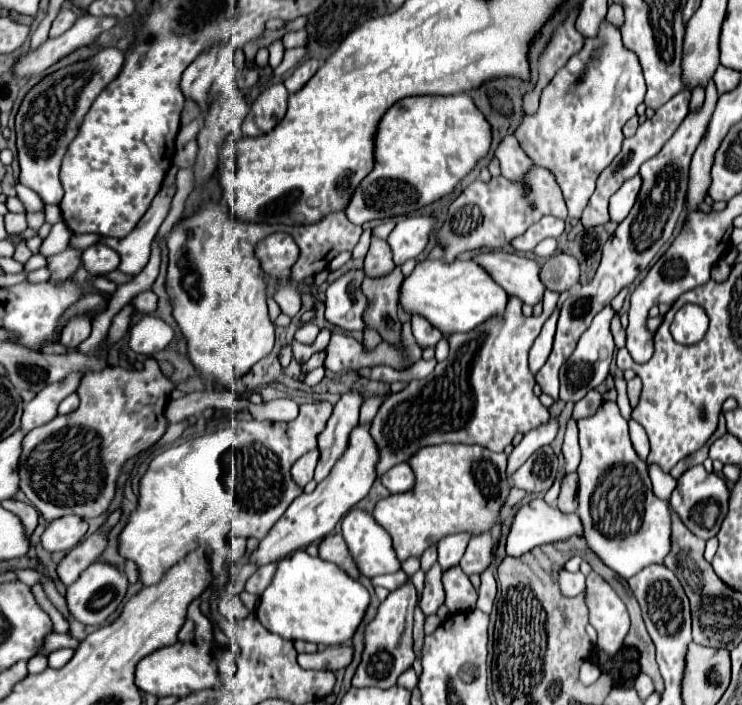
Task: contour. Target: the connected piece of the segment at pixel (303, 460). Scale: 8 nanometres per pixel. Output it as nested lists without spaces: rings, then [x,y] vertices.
[[[310,451],[308,455],[302,455],[294,465],[292,465],[292,479],[298,487],[304,489],[306,483],[310,483],[314,477],[314,470],[318,461],[318,451]]]

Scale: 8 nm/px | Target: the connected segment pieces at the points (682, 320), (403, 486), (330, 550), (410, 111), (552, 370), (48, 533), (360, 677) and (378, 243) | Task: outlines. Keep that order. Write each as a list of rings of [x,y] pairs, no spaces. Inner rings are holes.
[[[684,305],[676,313],[670,331],[674,341],[682,345],[694,345],[706,335],[708,325],[710,325],[710,319],[700,305]]]
[[[402,463],[402,465],[396,465],[392,467],[392,471],[384,473],[382,477],[382,483],[392,491],[392,493],[406,493],[414,487],[416,483],[416,477],[414,477],[414,471],[408,463]]]
[[[328,535],[322,543],[320,543],[320,557],[324,561],[332,561],[340,567],[344,567],[344,571],[348,571],[348,575],[352,575],[354,579],[360,577],[360,571],[356,567],[356,561],[344,541],[344,537],[338,535]]]
[[[460,93],[460,95],[448,95],[448,97],[430,97],[430,95],[424,95],[424,97],[406,97],[406,99],[400,99],[400,103],[392,105],[388,109],[388,113],[384,115],[384,119],[380,121],[380,131],[376,133],[376,167],[374,171],[364,179],[364,183],[360,183],[360,187],[356,189],[354,197],[352,197],[352,203],[348,203],[346,207],[346,215],[348,219],[354,223],[354,225],[364,225],[368,221],[374,221],[374,219],[392,219],[392,217],[404,217],[408,213],[414,213],[426,205],[432,205],[434,201],[450,195],[456,185],[478,165],[480,159],[484,159],[490,151],[490,145],[492,145],[492,129],[490,129],[490,123],[484,119],[482,111],[476,107],[476,103],[470,99],[470,95],[466,93]]]
[[[710,79],[708,85],[706,85],[706,101],[704,101],[704,105],[700,109],[692,111],[682,121],[682,125],[676,129],[676,133],[670,137],[670,141],[662,147],[662,151],[658,155],[654,155],[652,159],[648,159],[640,167],[642,189],[638,193],[638,199],[634,203],[632,211],[628,213],[628,217],[618,225],[618,229],[612,235],[612,239],[606,241],[606,245],[602,249],[602,261],[600,261],[600,267],[598,267],[596,275],[594,275],[594,279],[588,285],[584,285],[580,289],[574,289],[570,293],[570,297],[564,301],[564,305],[560,309],[560,317],[558,317],[554,349],[552,349],[548,361],[544,363],[544,367],[536,373],[536,383],[554,401],[558,401],[558,389],[560,389],[558,371],[566,363],[566,359],[572,355],[572,351],[576,349],[576,343],[578,343],[580,335],[590,327],[594,315],[598,311],[602,311],[618,295],[618,291],[622,287],[632,285],[632,281],[656,257],[658,249],[672,237],[674,227],[678,223],[678,217],[680,217],[680,213],[684,209],[684,197],[686,197],[686,189],[688,189],[690,159],[692,159],[692,153],[696,151],[698,143],[702,141],[706,129],[708,129],[708,123],[710,123],[714,107],[716,107],[716,101],[718,101],[718,91],[716,91],[716,85],[714,85],[714,79]]]
[[[68,515],[52,521],[46,527],[42,535],[42,545],[46,551],[70,551],[84,539],[86,531],[88,523],[84,519]]]
[[[408,581],[406,585],[398,587],[388,595],[386,601],[380,603],[376,619],[366,627],[366,649],[362,655],[362,663],[356,669],[352,679],[354,687],[380,687],[388,689],[396,685],[396,679],[414,663],[412,653],[412,615],[416,605],[416,591],[414,585]]]
[[[374,237],[370,251],[364,259],[366,277],[372,277],[372,279],[384,277],[384,275],[392,273],[392,269],[394,269],[394,263],[392,263],[392,253],[388,251],[388,243]]]

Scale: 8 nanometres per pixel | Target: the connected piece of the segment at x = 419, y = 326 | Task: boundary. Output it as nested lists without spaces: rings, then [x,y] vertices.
[[[418,317],[412,319],[412,333],[416,337],[416,341],[420,343],[420,347],[428,347],[428,345],[436,345],[440,339],[442,339],[442,333],[424,317]]]

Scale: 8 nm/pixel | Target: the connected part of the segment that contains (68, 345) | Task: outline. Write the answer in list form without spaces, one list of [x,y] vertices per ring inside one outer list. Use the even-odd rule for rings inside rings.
[[[84,315],[84,317],[76,317],[76,319],[72,319],[66,327],[64,327],[64,331],[62,331],[62,335],[60,335],[60,345],[64,347],[64,349],[74,349],[74,347],[78,347],[84,339],[88,339],[88,335],[90,335],[90,321],[88,321],[88,317]]]

